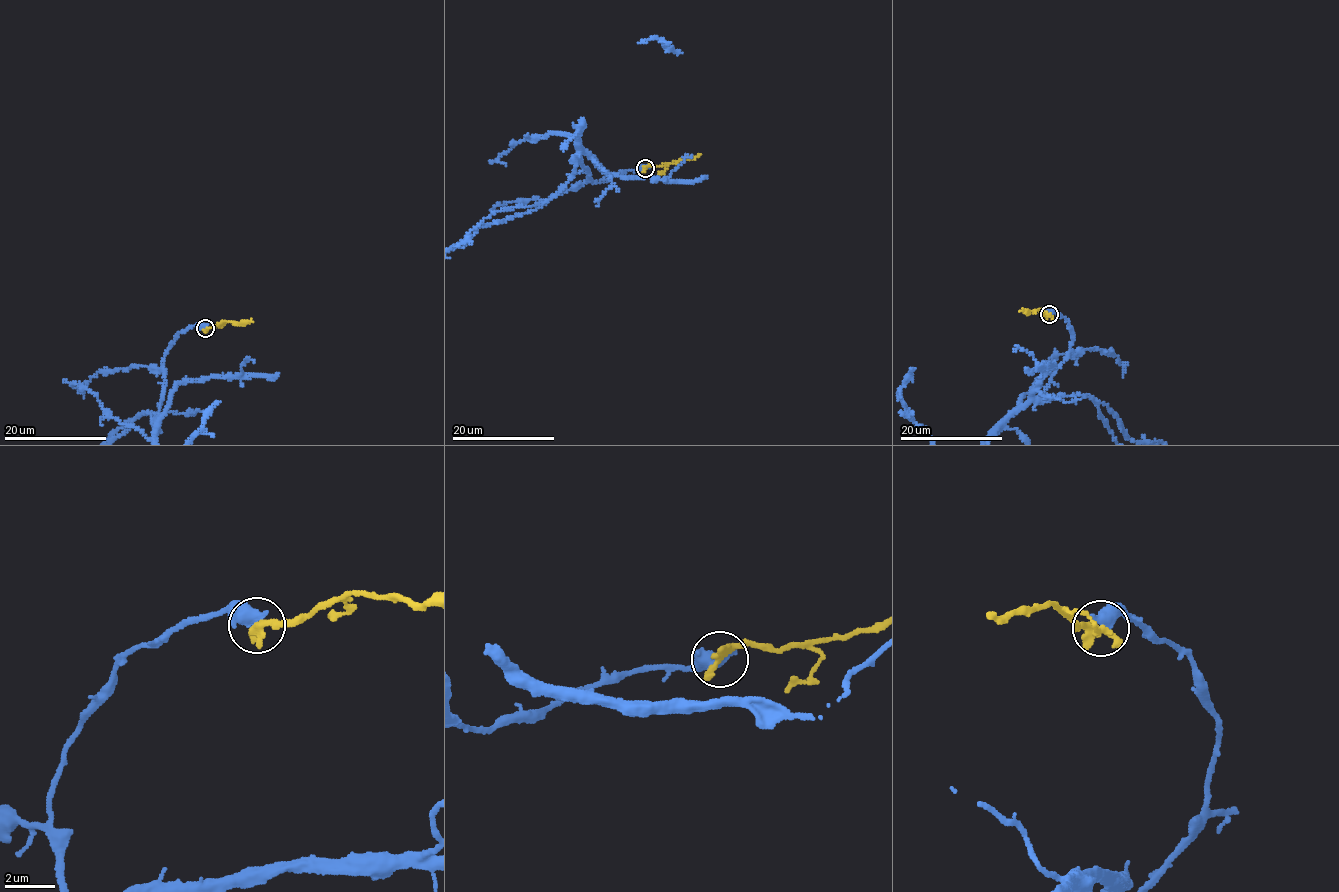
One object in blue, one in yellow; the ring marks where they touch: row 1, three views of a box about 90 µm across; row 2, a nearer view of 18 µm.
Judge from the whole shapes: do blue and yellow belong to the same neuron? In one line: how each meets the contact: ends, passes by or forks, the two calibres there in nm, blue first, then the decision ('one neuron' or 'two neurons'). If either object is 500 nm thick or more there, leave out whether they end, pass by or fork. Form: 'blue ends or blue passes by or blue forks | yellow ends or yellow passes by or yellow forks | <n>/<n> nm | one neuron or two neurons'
600/420 nm | two neurons

